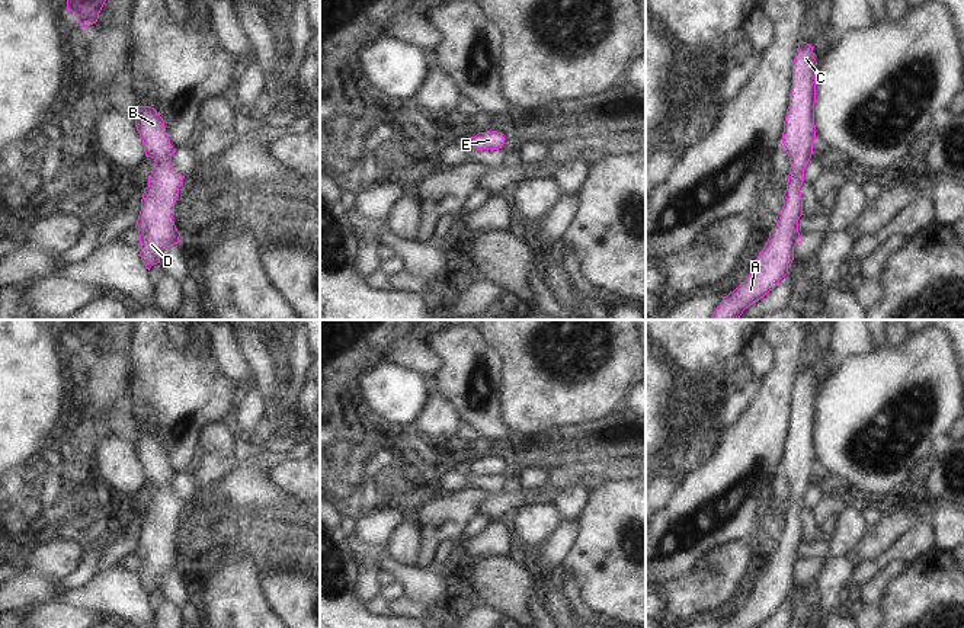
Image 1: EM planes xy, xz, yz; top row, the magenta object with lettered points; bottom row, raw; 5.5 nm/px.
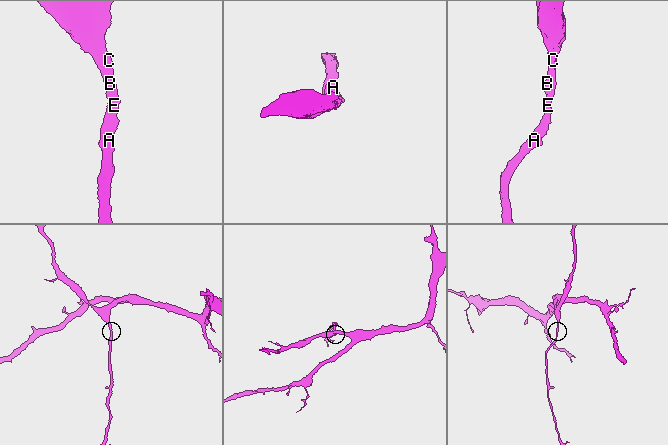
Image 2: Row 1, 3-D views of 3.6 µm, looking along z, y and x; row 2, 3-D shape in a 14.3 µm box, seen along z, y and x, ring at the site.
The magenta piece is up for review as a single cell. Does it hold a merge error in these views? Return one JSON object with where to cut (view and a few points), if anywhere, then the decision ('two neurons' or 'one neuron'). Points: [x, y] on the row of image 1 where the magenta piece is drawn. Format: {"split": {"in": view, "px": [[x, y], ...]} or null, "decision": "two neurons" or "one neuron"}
{"split": null, "decision": "one neuron"}

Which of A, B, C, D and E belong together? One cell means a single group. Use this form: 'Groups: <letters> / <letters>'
Groups: A B C D E

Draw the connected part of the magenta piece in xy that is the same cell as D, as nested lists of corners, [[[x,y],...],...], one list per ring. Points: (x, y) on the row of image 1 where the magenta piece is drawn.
[[[140,106],[135,119],[145,156],[156,160],[148,186],[144,189],[141,211],[135,224],[140,234],[138,251],[145,267],[160,263],[160,251],[179,243],[173,215],[179,188],[185,179],[172,164],[176,153],[170,144],[163,118],[151,106]]]

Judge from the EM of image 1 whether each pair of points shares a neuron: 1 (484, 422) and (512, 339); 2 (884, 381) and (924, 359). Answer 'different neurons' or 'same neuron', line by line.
1: different neurons
2: same neuron

